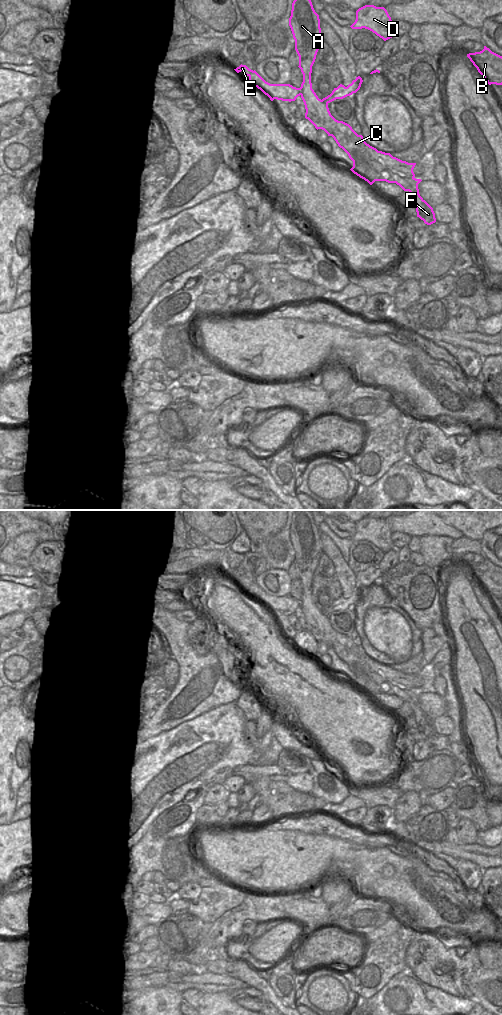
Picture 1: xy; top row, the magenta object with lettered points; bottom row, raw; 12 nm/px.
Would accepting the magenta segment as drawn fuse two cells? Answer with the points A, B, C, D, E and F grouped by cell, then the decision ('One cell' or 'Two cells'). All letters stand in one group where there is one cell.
Groups: A C D F / B E. Two cells

